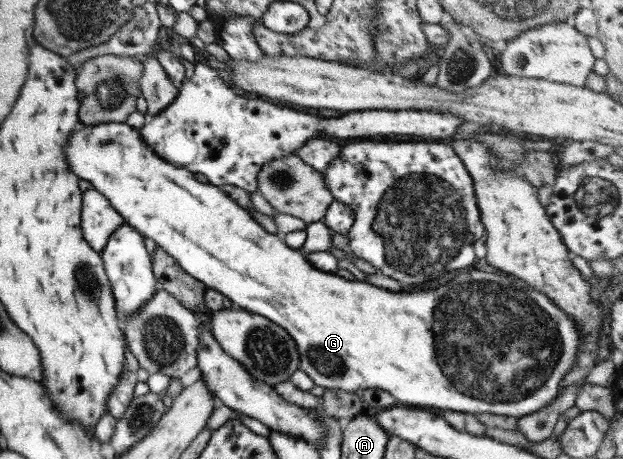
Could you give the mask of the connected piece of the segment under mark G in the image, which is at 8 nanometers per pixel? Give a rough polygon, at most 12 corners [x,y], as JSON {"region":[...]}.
{"region":[[127,123],[70,170],[316,386],[519,419],[582,337],[527,282],[312,267]]}

